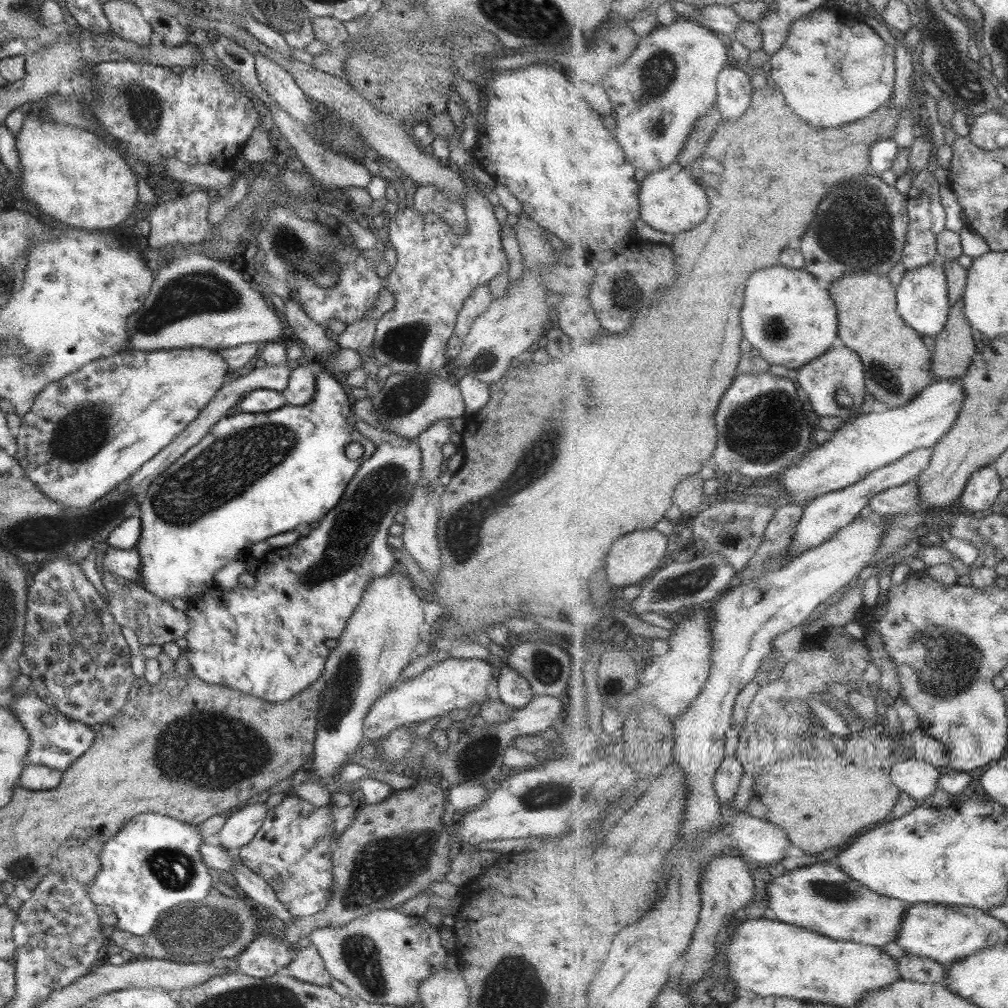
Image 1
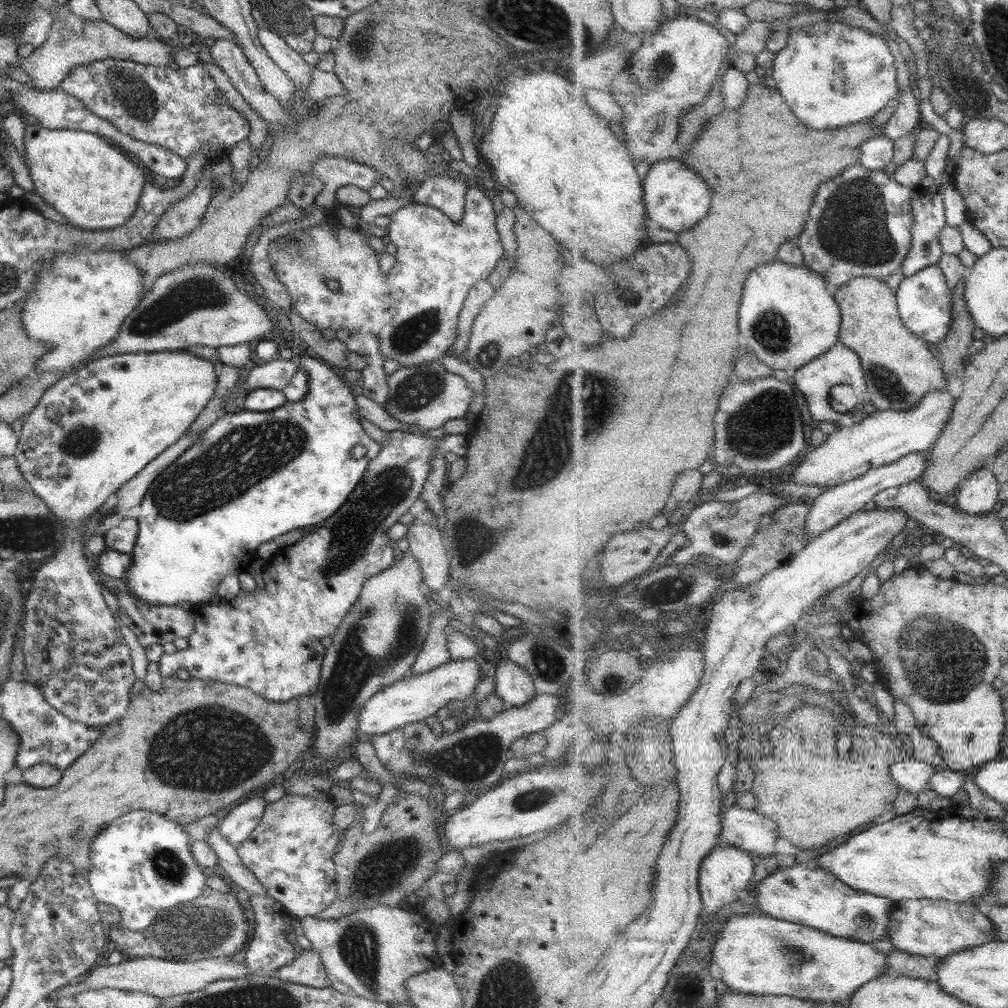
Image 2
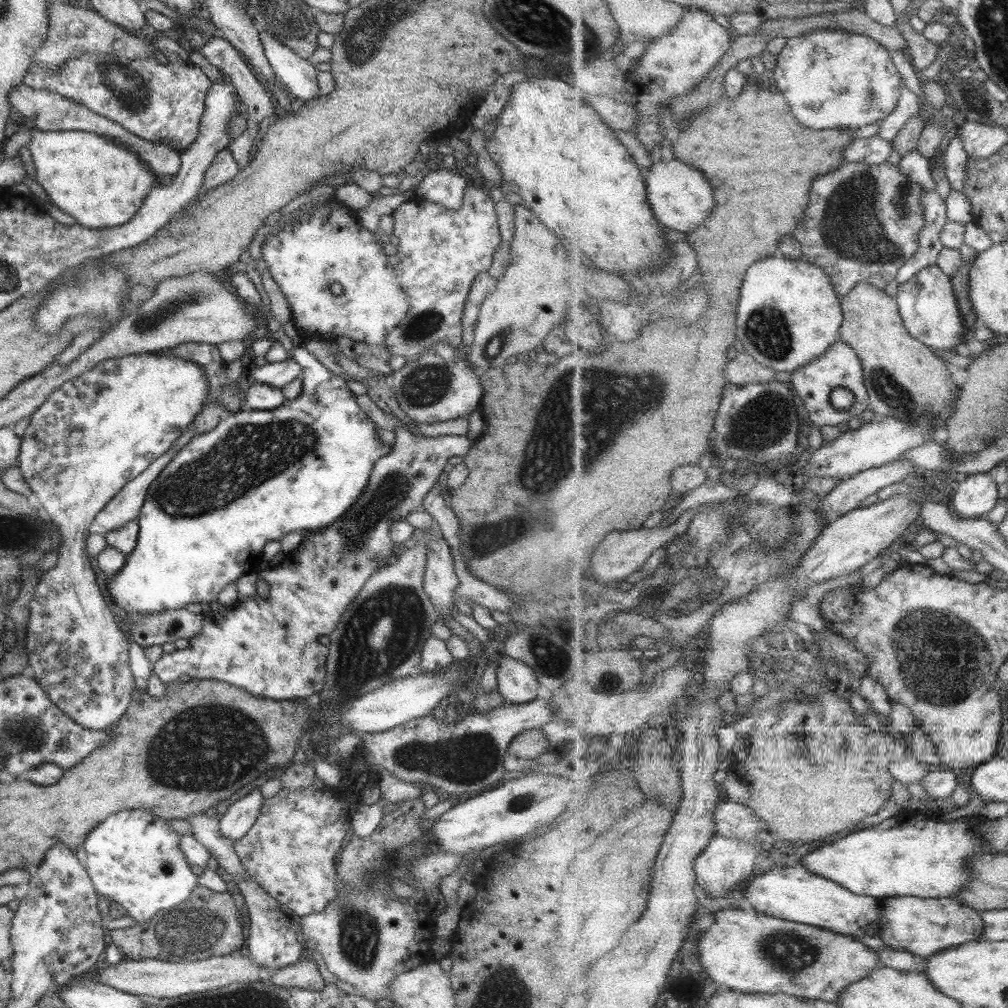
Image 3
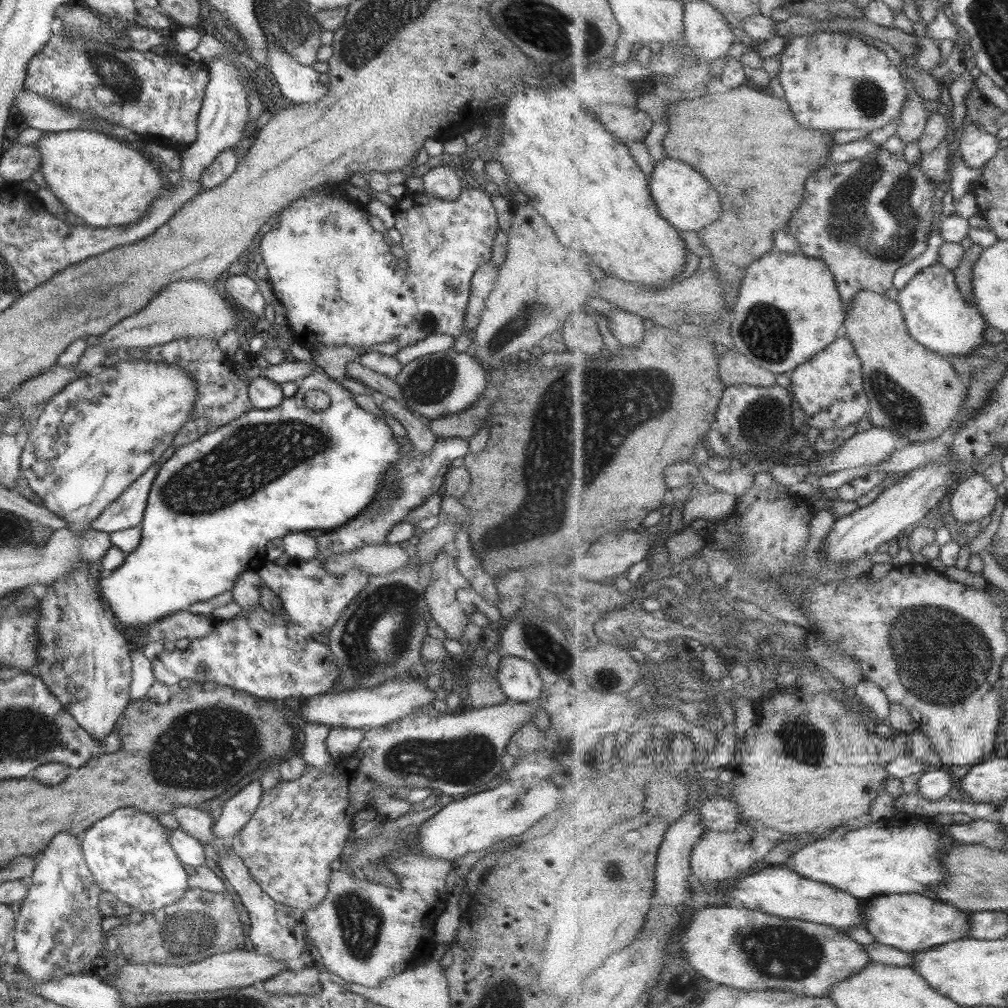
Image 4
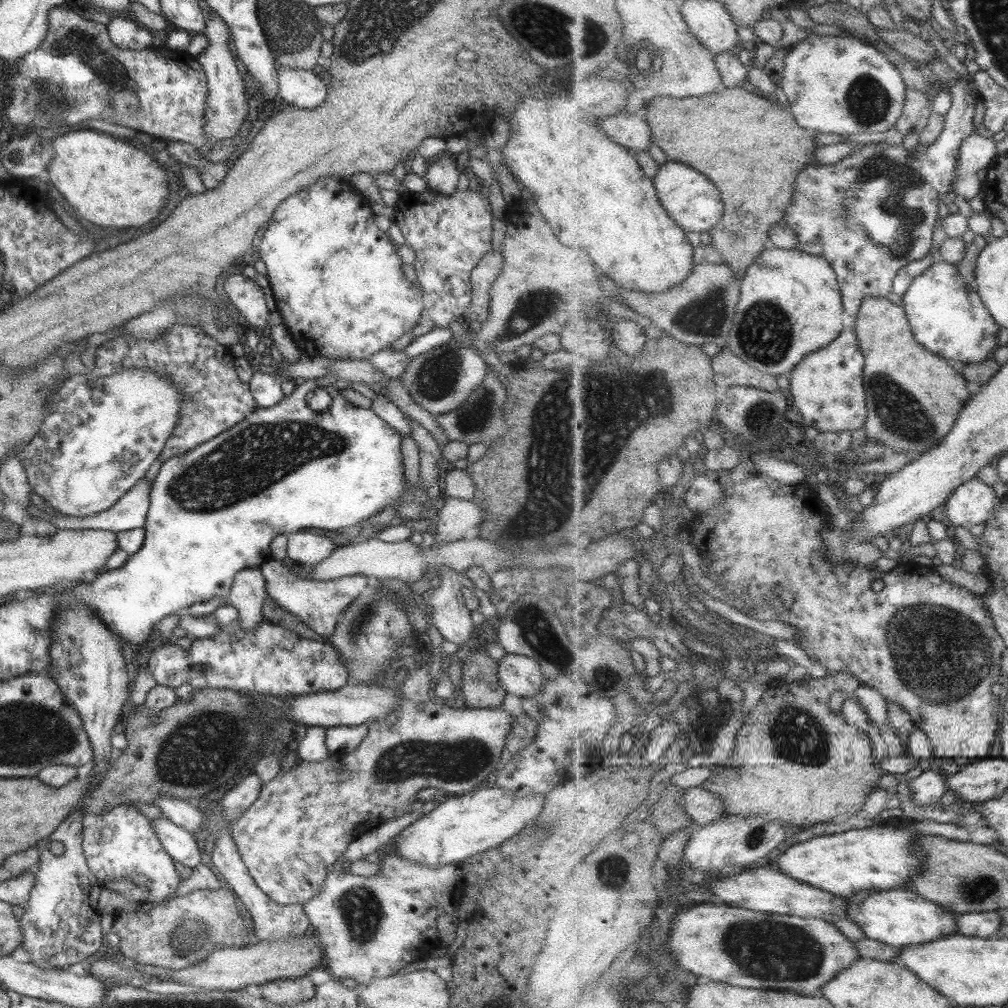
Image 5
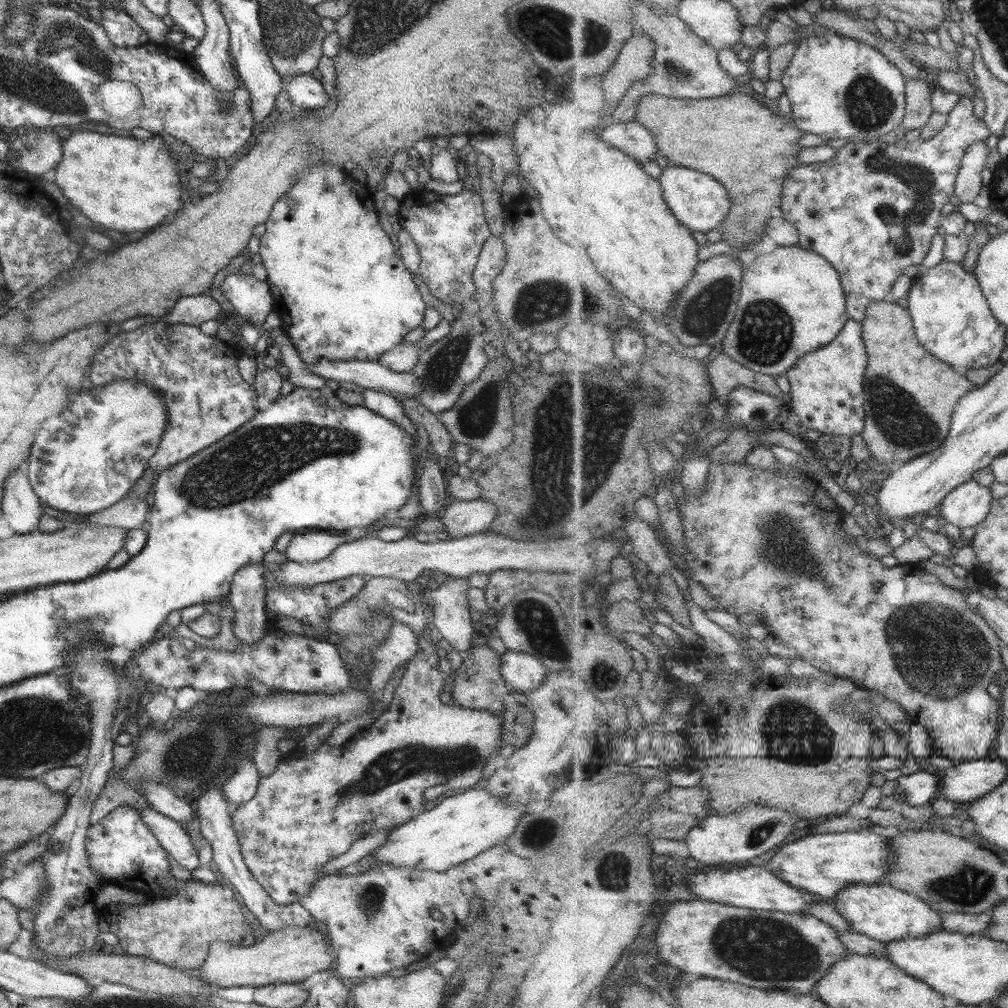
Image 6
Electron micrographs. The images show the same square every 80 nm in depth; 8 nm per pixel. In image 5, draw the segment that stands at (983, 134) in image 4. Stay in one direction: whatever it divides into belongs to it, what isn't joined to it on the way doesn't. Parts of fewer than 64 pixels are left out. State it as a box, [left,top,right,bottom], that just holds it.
[953,134,999,201]

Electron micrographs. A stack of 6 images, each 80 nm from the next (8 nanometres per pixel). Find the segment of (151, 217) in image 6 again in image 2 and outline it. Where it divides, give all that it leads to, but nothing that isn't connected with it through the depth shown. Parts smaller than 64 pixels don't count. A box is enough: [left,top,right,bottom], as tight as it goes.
[23,123,149,231]

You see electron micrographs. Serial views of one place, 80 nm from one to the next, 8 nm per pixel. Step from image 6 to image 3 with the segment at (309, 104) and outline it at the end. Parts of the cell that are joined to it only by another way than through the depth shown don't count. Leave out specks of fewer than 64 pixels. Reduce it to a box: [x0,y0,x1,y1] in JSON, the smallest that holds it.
[258,31,318,100]

